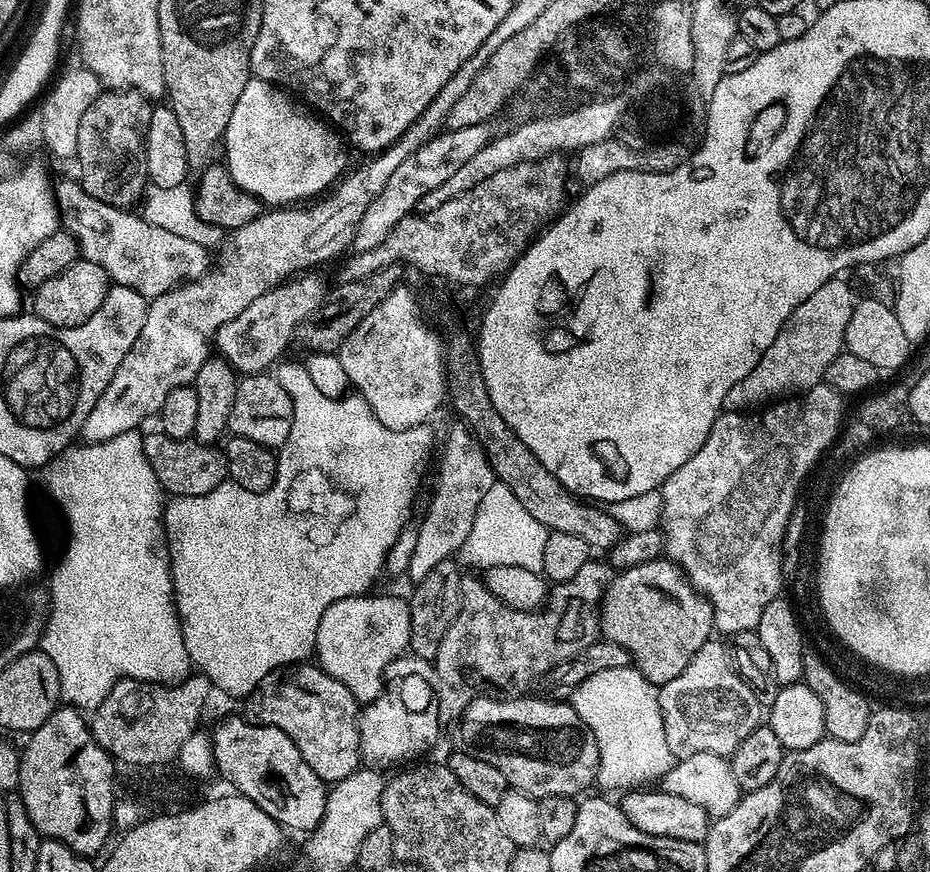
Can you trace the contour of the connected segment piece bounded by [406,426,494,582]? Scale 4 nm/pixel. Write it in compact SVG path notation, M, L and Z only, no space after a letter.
M457 426L452 436L444 440L444 453L440 456L440 473L436 476L436 493L433 494L432 501L429 502L428 509L424 512L424 517L418 521L418 542L414 546L414 555L410 558L410 566L406 573L407 579L419 582L426 578L426 574L430 574L430 570L434 570L434 566L438 566L438 562L453 559L457 555L455 552L464 548L466 538L470 534L470 526L474 524L474 514L478 512L478 506L482 498L486 498L486 490L490 490L493 482L492 467L482 446L470 435L467 428Z

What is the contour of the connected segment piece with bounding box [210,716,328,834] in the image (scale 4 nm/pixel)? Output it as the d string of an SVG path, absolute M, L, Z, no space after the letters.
M232 716L229 720L222 721L216 729L211 729L212 756L216 760L215 771L221 772L236 787L233 789L239 795L250 798L258 806L262 806L262 810L266 810L266 814L270 814L270 818L274 818L285 829L297 828L301 834L311 832L320 825L322 814L326 810L328 788L325 781L320 780L318 774L310 770L310 766L306 766L306 758L302 758L298 746L294 746L294 742L290 742L290 738L282 734L282 730L272 728L269 724L257 724L251 719L248 720L239 720L238 717Z

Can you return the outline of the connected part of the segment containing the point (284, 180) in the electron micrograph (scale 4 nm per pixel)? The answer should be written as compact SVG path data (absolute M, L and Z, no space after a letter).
M253 78L246 82L246 90L242 90L238 106L234 106L234 114L230 114L230 126L226 126L222 141L222 152L224 148L225 156L223 159L226 161L228 172L232 175L232 181L243 192L259 200L261 205L296 206L301 202L311 201L327 193L345 175L349 167L348 156L344 153L346 144L341 133L325 123L319 115L303 110L308 111L287 91L281 90L269 80Z

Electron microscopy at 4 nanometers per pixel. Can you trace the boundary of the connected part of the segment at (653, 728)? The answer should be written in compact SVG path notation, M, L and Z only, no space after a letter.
M627 666L620 669L602 670L592 677L586 678L576 688L571 689L570 703L582 718L582 722L588 727L588 731L594 734L600 765L596 771L595 783L604 788L620 788L628 790L633 786L644 786L647 780L659 781L672 768L674 757L670 746L666 746L666 730L662 726L662 714L660 713L660 694L657 685L649 682L635 667Z

